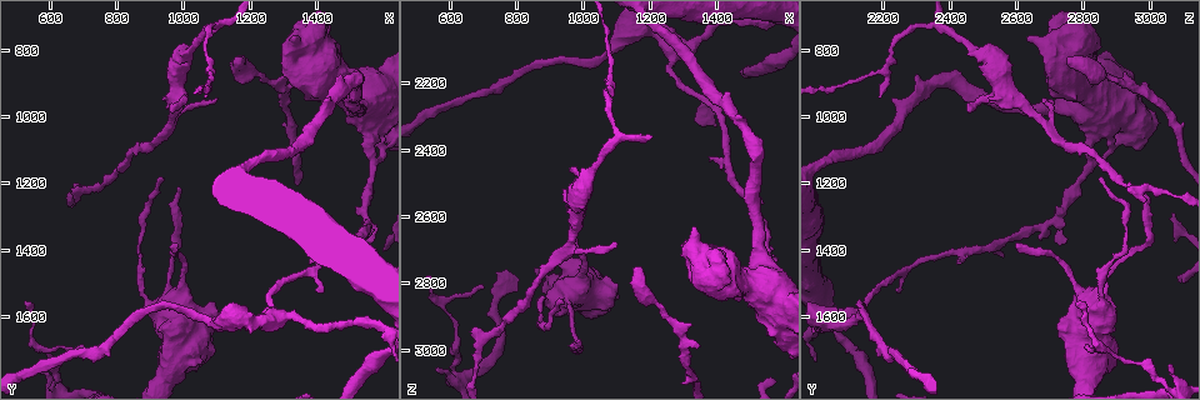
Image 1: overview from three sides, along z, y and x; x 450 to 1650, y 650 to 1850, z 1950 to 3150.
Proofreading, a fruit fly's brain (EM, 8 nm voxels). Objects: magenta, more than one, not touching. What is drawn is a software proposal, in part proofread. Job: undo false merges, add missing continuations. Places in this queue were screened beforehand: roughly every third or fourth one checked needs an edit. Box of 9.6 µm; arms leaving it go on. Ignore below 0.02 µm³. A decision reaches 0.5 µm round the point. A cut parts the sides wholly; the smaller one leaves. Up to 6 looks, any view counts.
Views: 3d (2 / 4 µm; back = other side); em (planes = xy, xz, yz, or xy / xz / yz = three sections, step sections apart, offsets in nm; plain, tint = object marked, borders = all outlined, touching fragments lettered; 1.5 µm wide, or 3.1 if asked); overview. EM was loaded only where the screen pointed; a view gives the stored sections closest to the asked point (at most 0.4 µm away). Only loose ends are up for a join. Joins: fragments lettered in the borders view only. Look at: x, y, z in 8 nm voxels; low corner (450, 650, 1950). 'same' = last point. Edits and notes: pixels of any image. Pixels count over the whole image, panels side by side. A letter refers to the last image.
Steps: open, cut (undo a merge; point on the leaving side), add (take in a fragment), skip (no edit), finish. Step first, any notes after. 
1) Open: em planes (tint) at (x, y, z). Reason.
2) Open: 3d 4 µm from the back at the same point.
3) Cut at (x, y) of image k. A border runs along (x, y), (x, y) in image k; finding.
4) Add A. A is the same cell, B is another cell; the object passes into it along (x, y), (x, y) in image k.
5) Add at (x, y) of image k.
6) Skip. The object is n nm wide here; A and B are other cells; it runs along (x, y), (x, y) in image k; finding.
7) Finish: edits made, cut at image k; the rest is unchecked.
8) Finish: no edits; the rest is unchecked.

Open: 3d 4 µm at (960, 1490, 2860). Calibre changes.

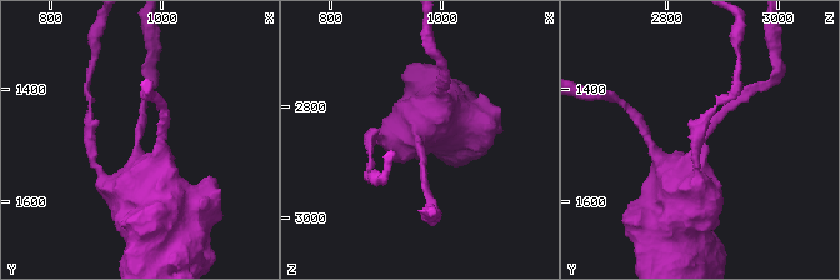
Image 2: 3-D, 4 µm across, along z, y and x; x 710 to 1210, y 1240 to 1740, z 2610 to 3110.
Open: em planes (borders) at (955, 1500, 2855).

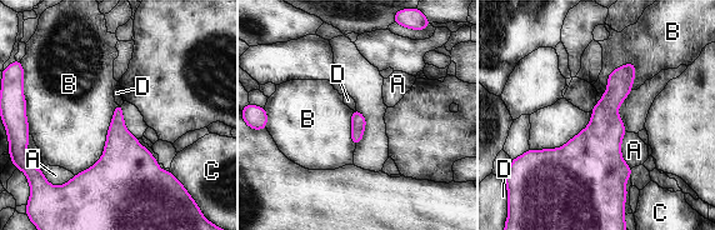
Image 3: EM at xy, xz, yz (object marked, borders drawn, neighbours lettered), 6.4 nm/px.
Skip. A, B, C and D are other cells; a border runs along (634, 60), (610, 73), (596, 103) in image 3; all the same neuron.

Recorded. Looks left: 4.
Open: 3d 2 µm at (680, 1240, 3080). A narrow waist.

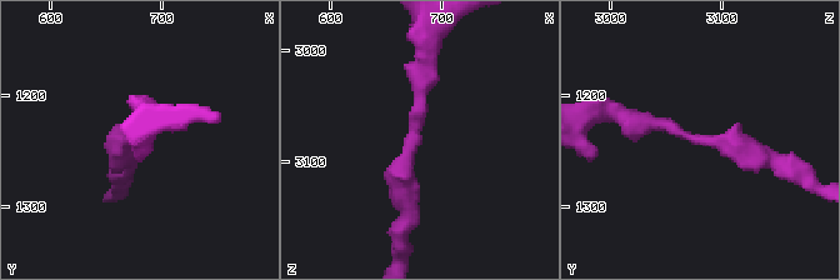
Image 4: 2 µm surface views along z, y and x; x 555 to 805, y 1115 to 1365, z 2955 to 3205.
Open: em yz step 4 (borders) at (674, 1236, 3076). Need the tissue.

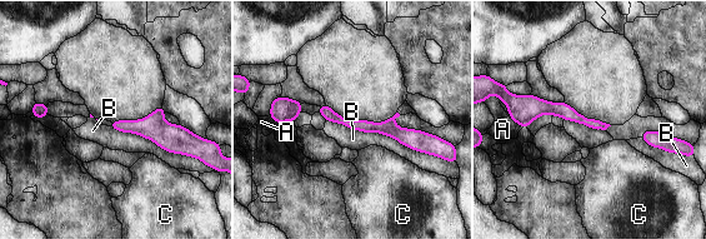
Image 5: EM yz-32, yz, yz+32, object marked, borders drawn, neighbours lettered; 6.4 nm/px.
Skip. The object is 80 nm wide here; A, B and C are other cells; a border runs along (326, 119), (432, 155) in image 5; continuous, no second neuron.

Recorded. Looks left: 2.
Open: em xz step 8 (borders) at (530, 1560, 2780). An open end.

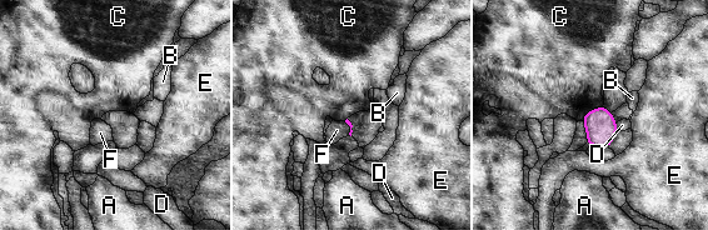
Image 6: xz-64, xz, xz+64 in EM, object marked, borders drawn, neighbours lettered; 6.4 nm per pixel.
Skip. A, B, C, D, E and F are other cells; none of them fits.

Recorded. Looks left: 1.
Finish: no edits; the rest is unchecked.

